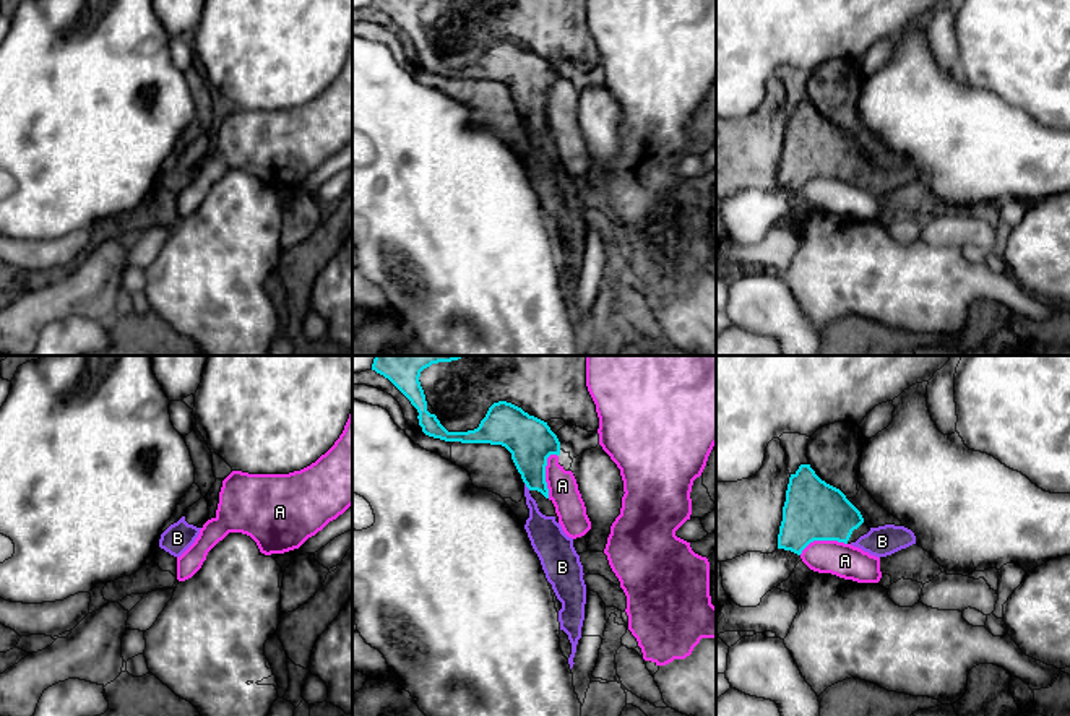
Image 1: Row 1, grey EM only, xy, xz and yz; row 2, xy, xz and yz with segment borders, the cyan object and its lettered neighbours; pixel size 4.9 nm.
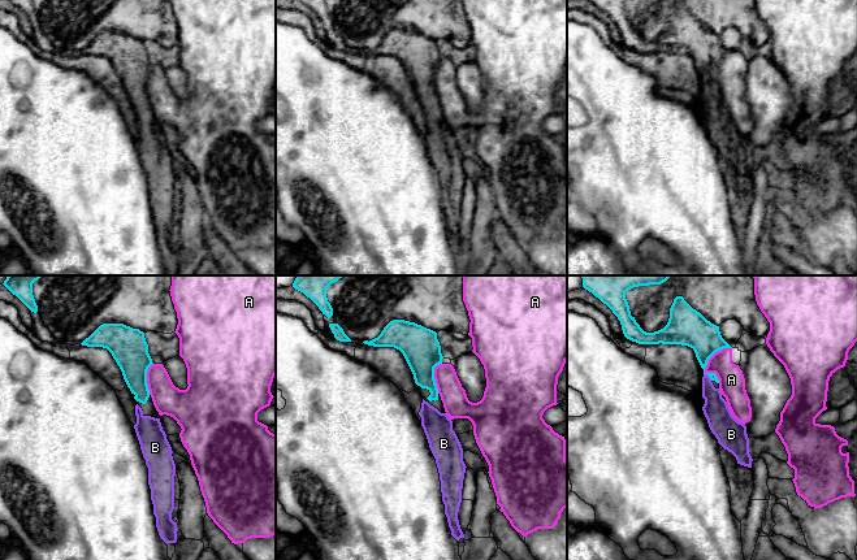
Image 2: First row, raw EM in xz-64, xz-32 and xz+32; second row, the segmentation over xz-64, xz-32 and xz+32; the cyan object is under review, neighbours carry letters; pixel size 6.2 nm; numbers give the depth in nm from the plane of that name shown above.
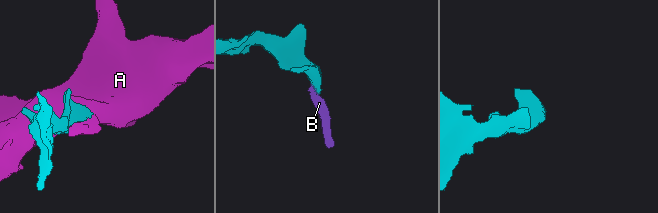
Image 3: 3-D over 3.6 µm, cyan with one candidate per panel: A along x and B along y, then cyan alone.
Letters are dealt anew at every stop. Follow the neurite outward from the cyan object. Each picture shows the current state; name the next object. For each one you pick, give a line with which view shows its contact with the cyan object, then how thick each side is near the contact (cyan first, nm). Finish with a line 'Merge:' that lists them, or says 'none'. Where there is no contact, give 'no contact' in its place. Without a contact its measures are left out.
B: meets cyan in xz; 240 nm thick on the cyan side, 160 nm on the other
Merge: B

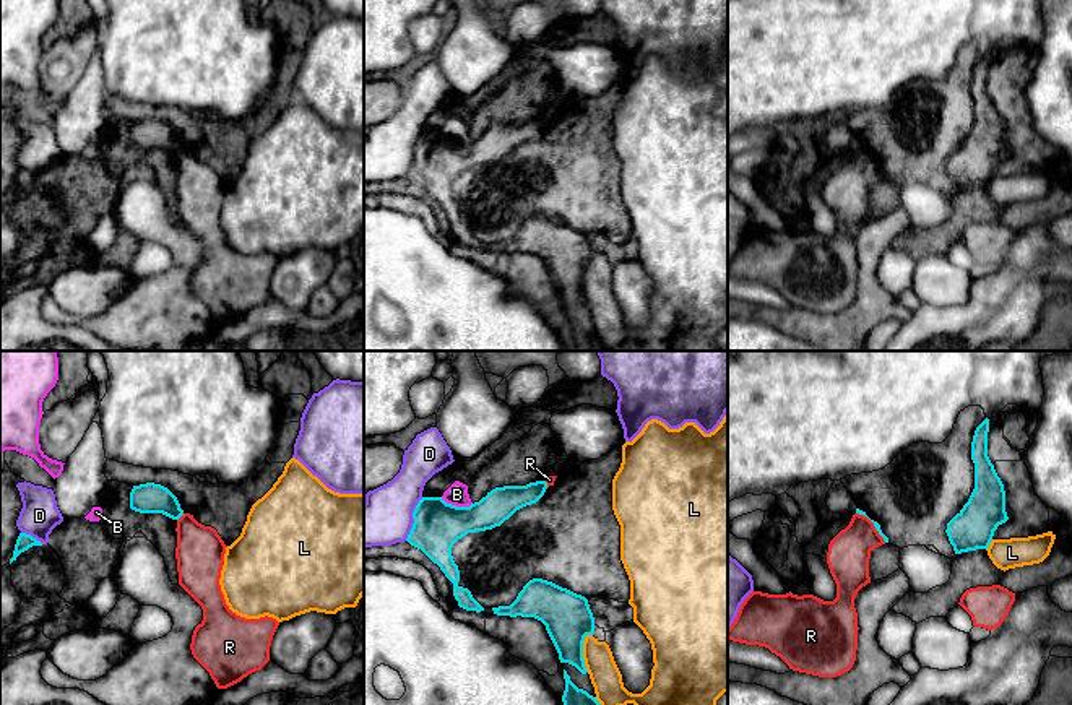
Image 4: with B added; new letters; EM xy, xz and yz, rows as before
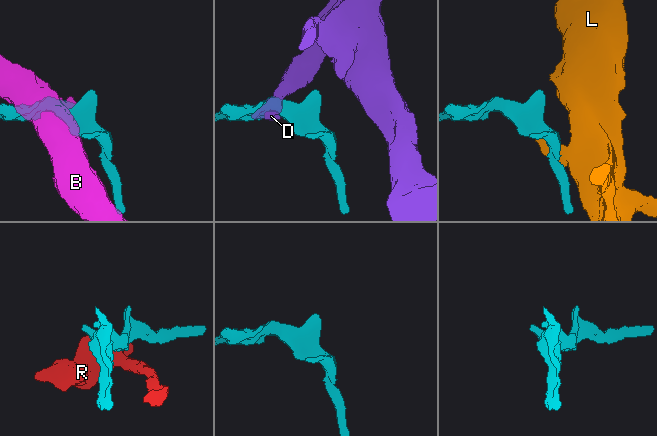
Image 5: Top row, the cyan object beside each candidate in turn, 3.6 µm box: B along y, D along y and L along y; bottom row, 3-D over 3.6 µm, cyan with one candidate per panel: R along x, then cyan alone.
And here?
Merge: none

